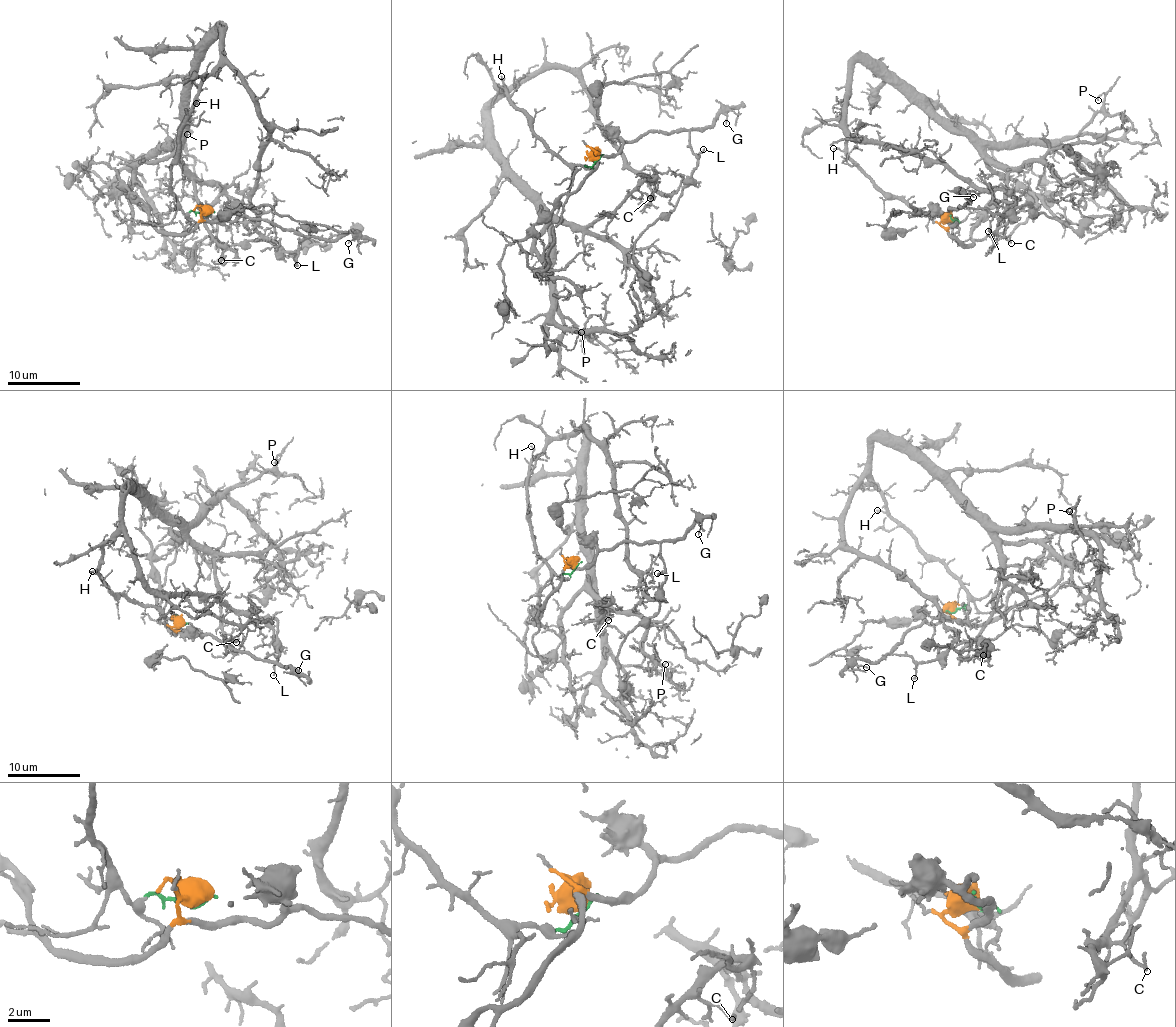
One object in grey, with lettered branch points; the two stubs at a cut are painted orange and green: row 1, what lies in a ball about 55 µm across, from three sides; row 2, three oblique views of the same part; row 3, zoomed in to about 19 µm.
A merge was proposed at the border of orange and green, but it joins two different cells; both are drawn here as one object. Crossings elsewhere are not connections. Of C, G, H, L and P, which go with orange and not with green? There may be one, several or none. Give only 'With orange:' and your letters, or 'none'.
With orange: G, L

